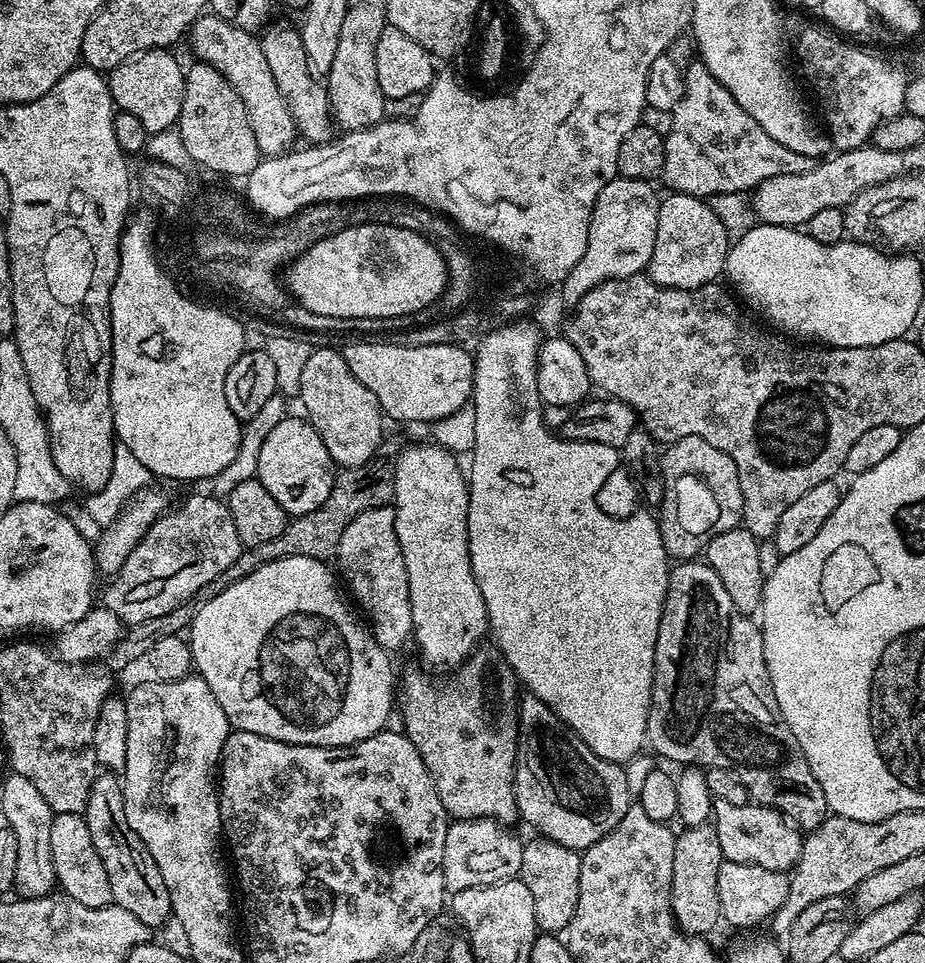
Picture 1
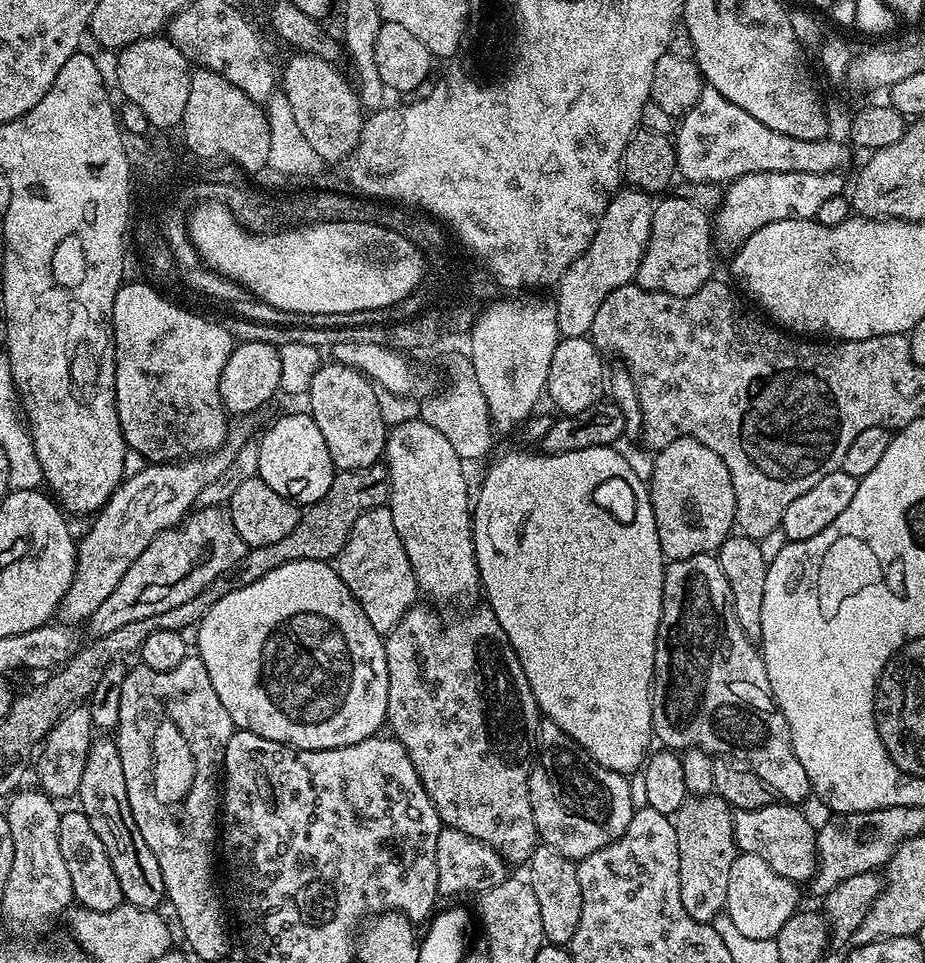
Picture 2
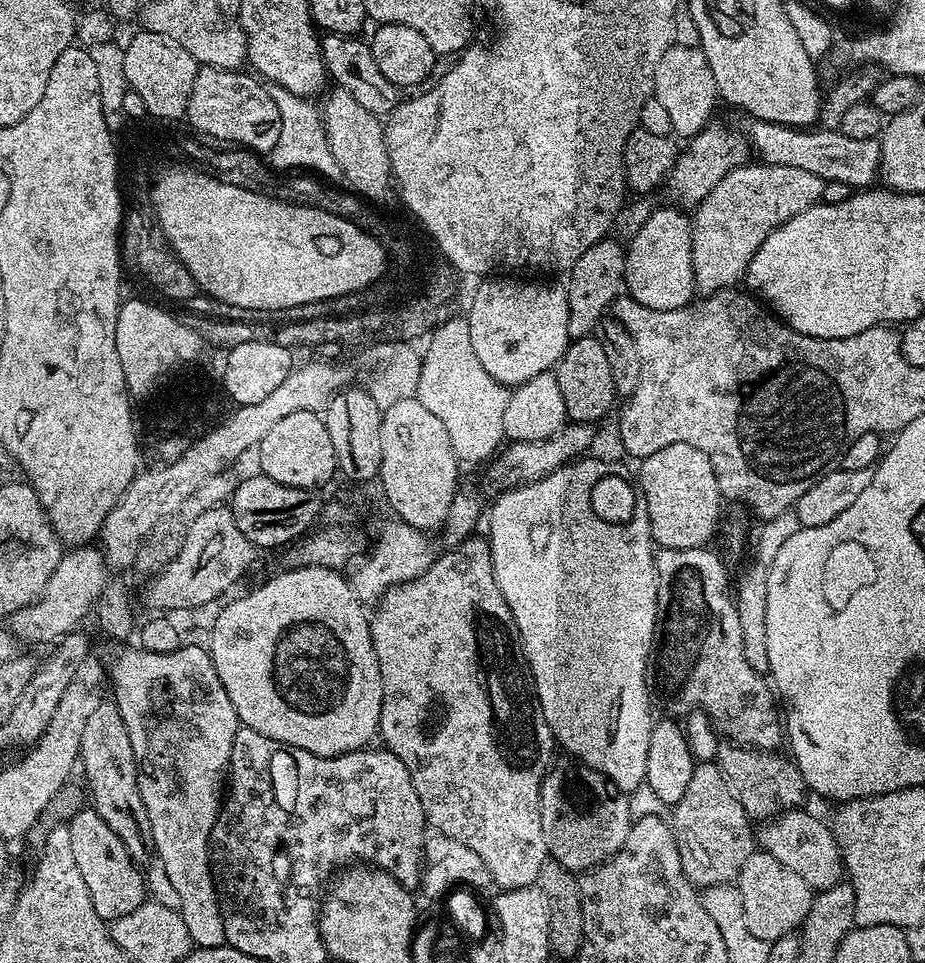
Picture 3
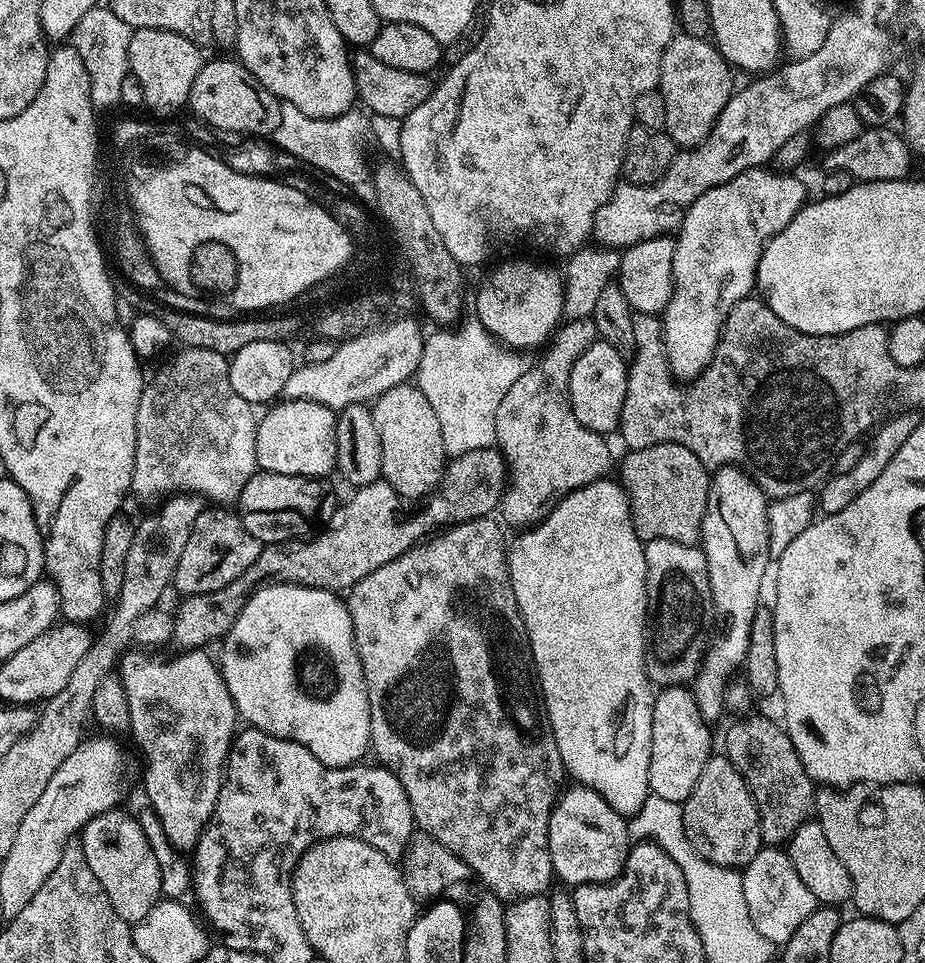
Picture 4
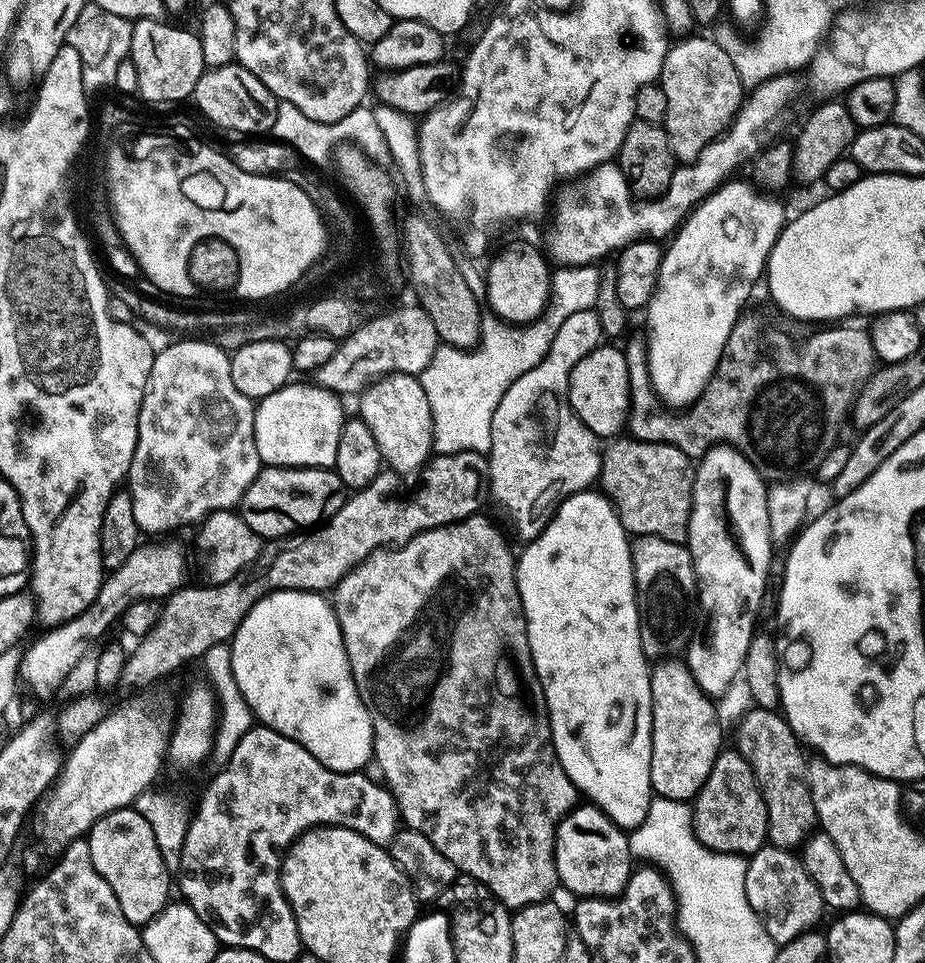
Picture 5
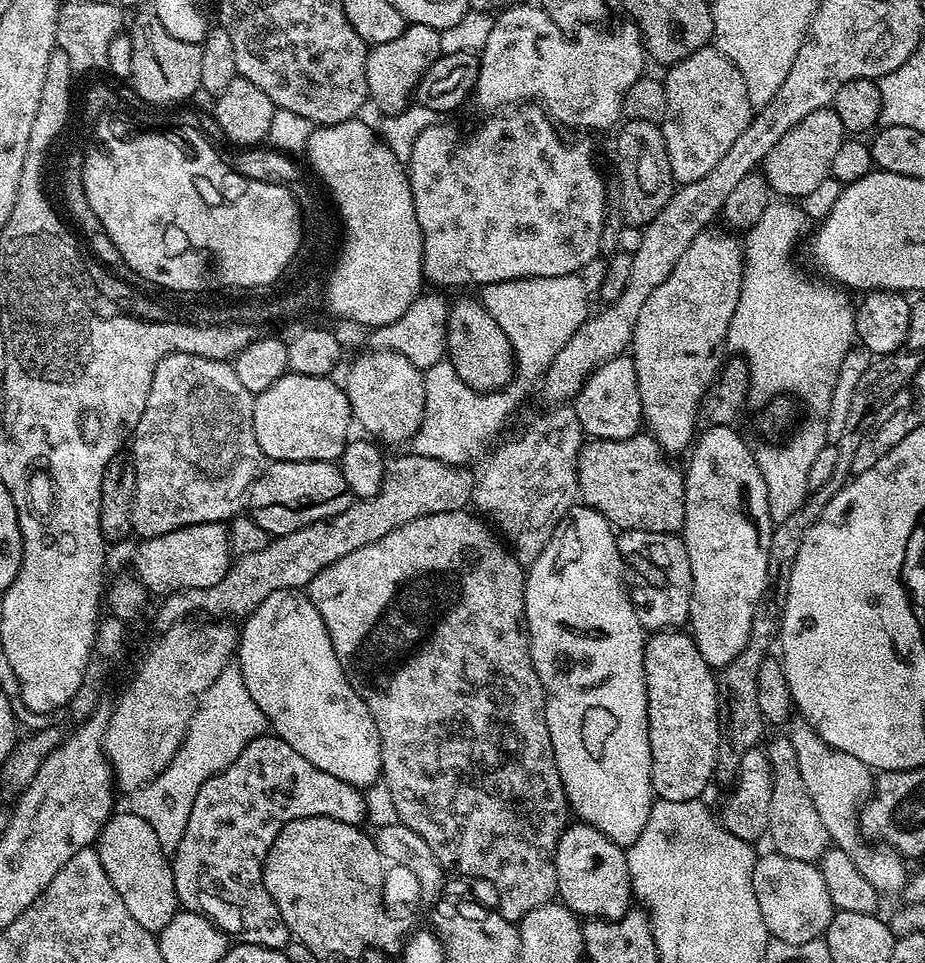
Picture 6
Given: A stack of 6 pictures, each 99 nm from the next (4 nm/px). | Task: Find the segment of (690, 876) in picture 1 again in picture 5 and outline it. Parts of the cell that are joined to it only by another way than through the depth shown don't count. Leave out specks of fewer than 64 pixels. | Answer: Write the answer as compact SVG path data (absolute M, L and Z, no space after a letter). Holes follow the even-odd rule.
M721 751L720 757L714 762L712 773L704 783L703 793L694 801L694 827L697 838L715 852L732 852L747 858L765 847L768 838L766 802L756 784L751 766L739 752ZM707 799L712 803L712 812L708 812Z

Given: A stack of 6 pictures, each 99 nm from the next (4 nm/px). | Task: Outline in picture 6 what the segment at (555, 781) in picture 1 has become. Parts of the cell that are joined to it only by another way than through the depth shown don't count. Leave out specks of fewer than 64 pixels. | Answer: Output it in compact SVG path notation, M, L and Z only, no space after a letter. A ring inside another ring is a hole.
M569 823L556 847L556 890L564 905L581 918L622 918L634 904L627 851L594 826Z

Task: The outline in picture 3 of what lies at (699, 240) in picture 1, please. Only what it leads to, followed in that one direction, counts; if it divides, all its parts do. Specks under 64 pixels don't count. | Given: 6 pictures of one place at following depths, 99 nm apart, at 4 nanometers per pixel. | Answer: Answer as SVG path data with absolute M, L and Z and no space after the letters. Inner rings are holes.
M675 206L657 207L656 212L648 217L642 230L627 241L626 255L624 257L623 287L627 295L633 296L642 306L650 306L654 310L674 310L686 308L693 303L694 281L692 278L692 226L693 221L688 220L683 211Z

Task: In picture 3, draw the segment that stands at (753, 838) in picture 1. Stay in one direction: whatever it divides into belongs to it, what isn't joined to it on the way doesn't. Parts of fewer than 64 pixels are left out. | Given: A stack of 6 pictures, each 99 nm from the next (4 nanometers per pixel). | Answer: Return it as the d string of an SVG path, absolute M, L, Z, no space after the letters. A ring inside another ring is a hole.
M805 810L786 812L763 825L764 833L759 833L758 844L765 852L769 852L786 870L794 870L806 886L816 892L824 892L827 888L841 883L845 879L846 869L840 848L836 845L836 836L831 827L824 824L816 816Z

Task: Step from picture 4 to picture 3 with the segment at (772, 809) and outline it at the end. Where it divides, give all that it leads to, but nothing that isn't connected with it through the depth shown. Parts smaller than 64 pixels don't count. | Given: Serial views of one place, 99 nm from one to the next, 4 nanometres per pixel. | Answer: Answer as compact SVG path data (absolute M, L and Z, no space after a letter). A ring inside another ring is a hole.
M731 742L721 743L716 751L715 763L720 765L720 773L726 778L726 782L732 788L732 793L742 802L742 810L756 822L767 822L775 817L782 816L786 812L797 811L804 800L804 795L809 795L808 783L802 778L800 767L795 759L787 755L779 756L781 753L776 750L761 750L759 748L745 748L743 744Z

